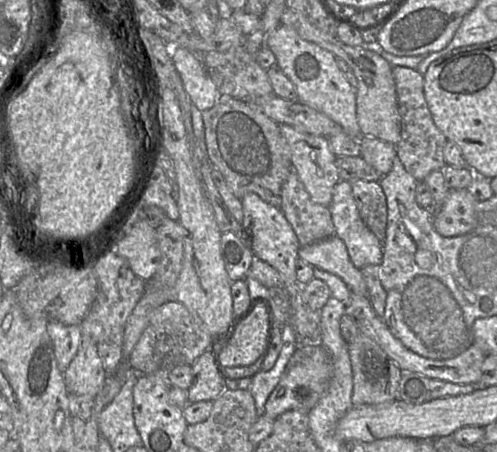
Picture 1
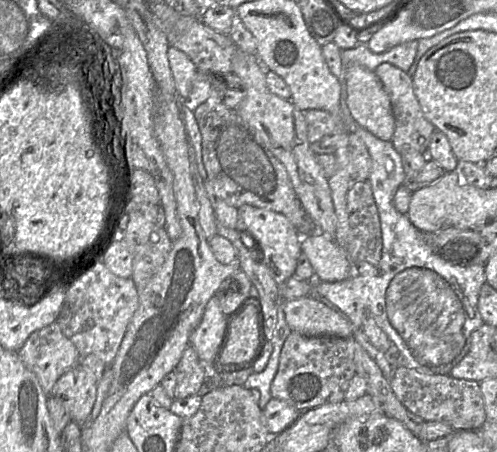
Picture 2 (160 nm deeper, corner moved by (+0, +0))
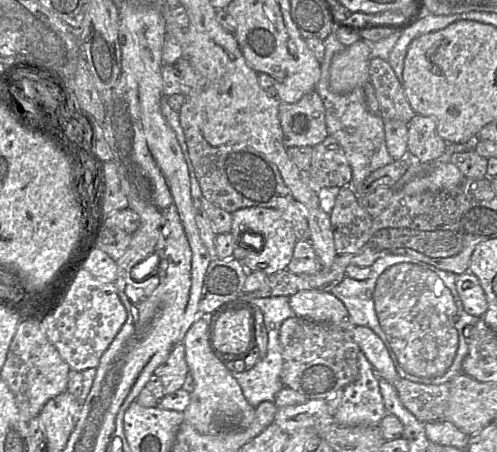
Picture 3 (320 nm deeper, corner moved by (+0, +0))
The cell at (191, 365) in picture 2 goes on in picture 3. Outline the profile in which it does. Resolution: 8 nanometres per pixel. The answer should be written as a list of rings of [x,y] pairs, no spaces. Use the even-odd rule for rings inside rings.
[[[183,343],[176,344],[166,361],[159,365],[153,373],[161,381],[165,395],[182,389],[188,374],[189,368],[185,358]]]

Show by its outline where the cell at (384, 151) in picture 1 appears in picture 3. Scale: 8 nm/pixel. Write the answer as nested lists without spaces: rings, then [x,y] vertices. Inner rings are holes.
[[[332,136],[312,147],[310,170],[302,172],[305,182],[316,192],[322,187],[349,186],[353,178],[344,150]]]

